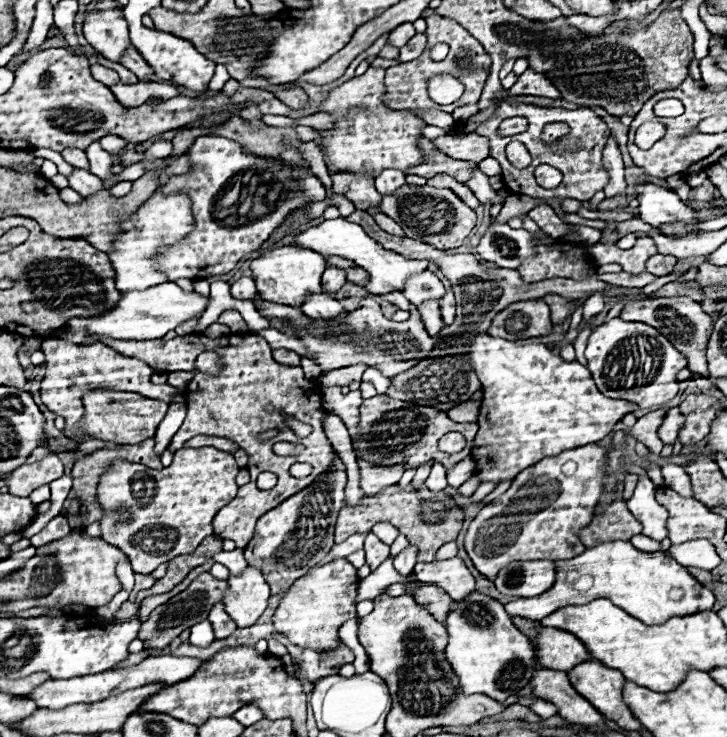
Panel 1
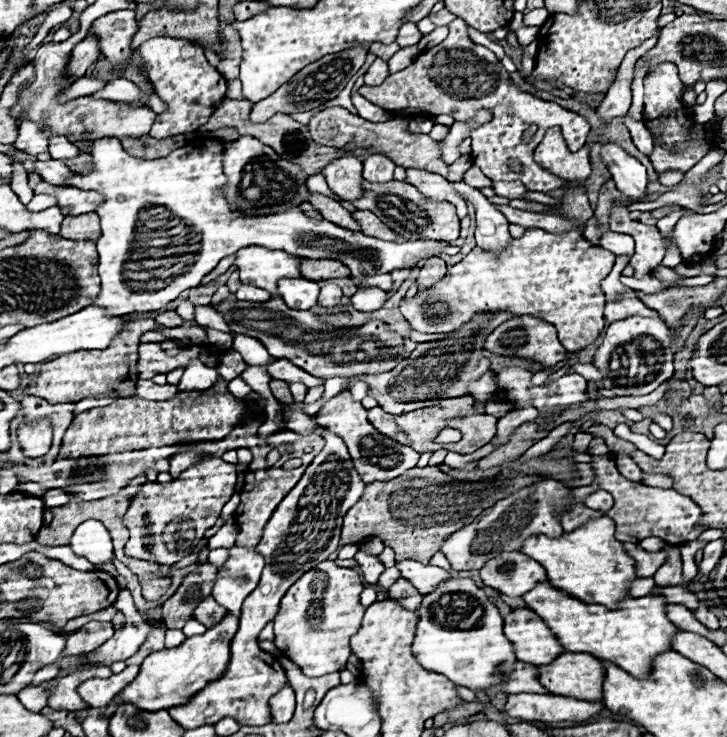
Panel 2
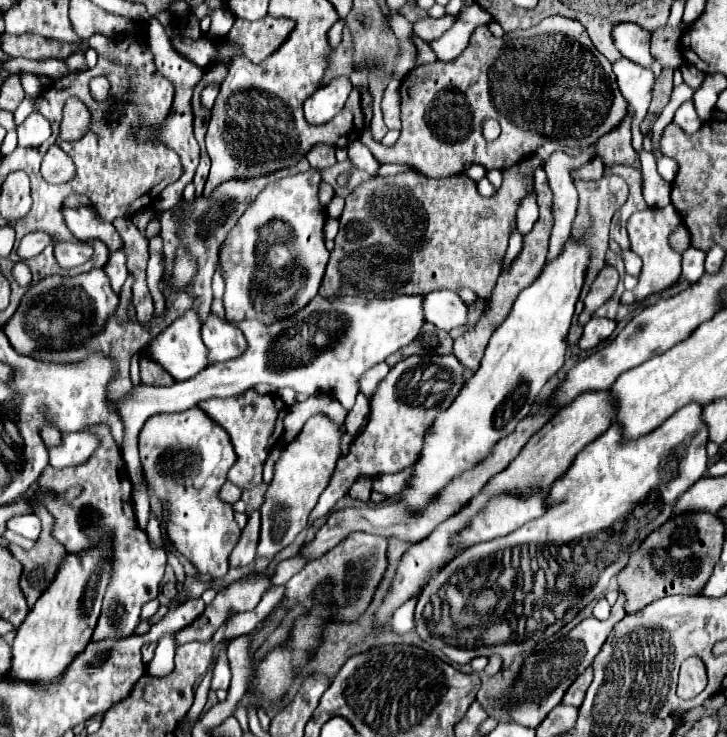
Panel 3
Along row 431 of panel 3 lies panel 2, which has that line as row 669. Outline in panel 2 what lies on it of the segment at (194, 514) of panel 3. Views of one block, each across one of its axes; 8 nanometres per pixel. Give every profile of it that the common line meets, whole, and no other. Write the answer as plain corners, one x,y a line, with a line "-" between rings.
228,614
224,622
206,630
206,634
186,638
176,648
166,648
146,656
136,680
130,682
118,694
120,698
112,700
110,716
114,712
114,706
118,706
120,702
134,704
136,708
148,710
148,712
166,710
168,706
178,706
180,702
188,702
188,698
196,694
196,690
204,688
208,682
212,682
212,678
218,678
222,670
226,670
228,658
230,658
230,640
236,634
236,630
238,630
238,618
232,618
232,614

